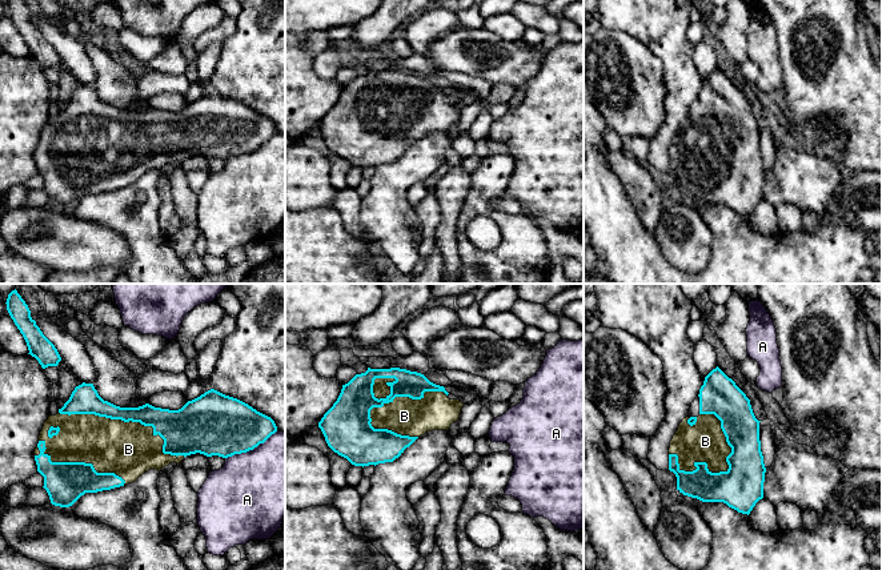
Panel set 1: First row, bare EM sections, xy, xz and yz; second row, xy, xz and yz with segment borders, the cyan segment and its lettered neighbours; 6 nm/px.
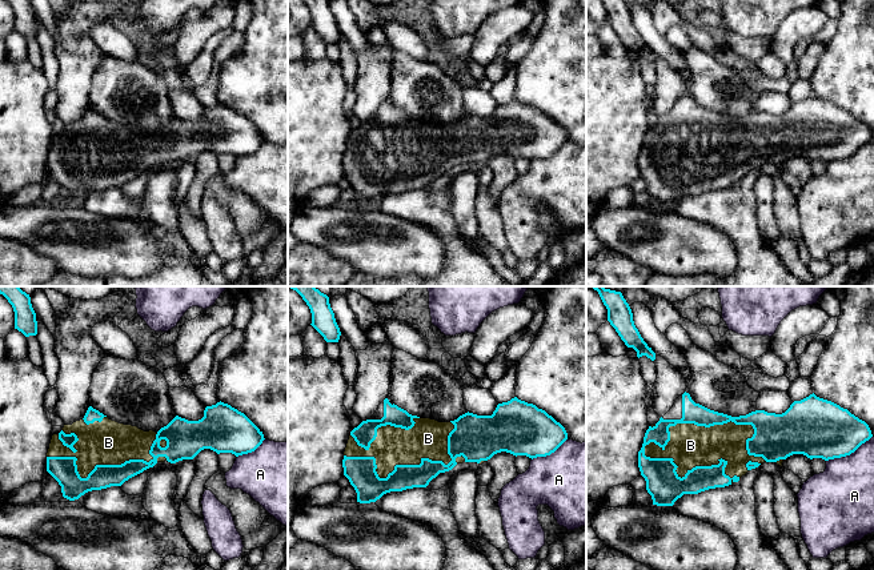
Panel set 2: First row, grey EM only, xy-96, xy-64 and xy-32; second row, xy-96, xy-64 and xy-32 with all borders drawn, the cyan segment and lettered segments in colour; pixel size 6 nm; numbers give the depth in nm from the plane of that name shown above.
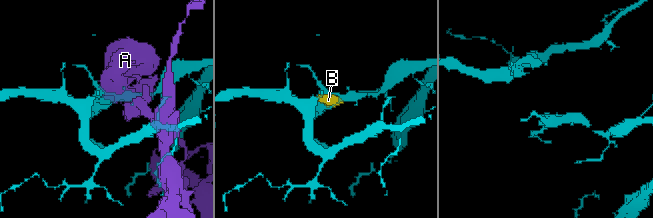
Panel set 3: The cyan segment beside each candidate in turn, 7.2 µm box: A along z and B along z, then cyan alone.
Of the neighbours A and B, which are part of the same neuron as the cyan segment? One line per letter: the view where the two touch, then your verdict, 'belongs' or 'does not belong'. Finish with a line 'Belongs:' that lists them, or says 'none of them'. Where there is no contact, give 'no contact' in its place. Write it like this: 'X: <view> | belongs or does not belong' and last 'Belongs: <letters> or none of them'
A: xy | does not belong
B: yz | belongs
Belongs: B

